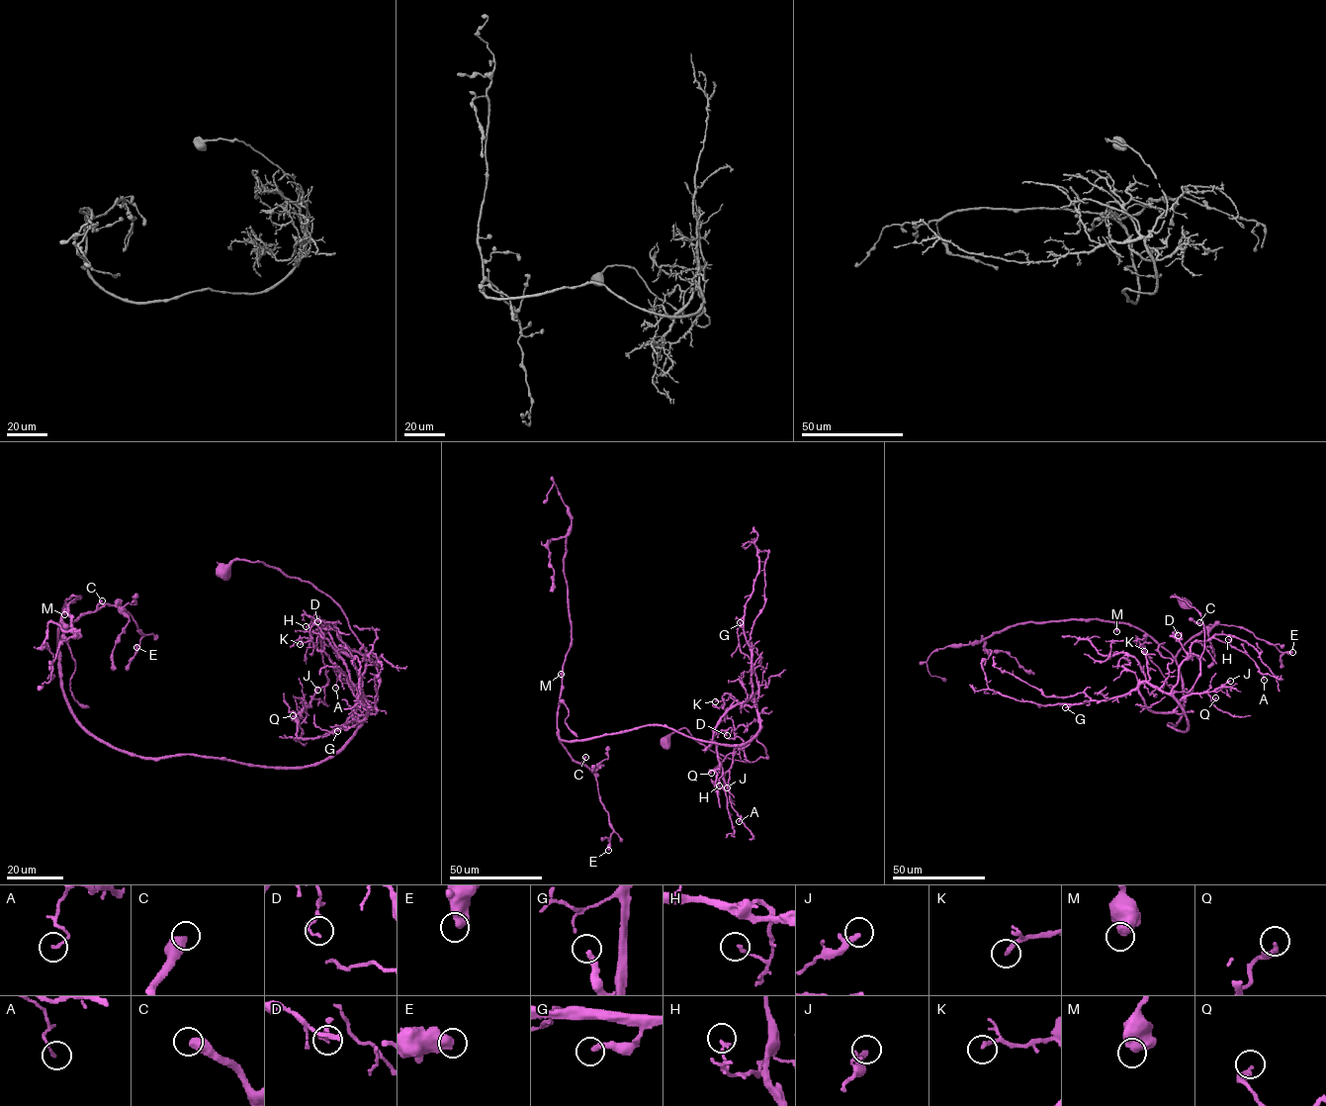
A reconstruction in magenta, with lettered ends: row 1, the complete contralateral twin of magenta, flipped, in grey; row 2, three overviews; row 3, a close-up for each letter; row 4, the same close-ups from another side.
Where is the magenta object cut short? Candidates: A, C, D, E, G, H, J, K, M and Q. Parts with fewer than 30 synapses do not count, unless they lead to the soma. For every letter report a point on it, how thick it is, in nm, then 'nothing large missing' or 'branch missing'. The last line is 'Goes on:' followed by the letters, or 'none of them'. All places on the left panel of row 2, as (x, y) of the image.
A: (335, 688) | 130 nm | nothing large missing
C: (102, 600) | 550 nm | branch missing
D: (317, 621) | 130 nm | nothing large missing
E: (136, 647) | 600 nm | nothing large missing
G: (337, 731) | 280 nm | nothing large missing
H: (306, 626) | 170 nm | nothing large missing
J: (317, 690) | 200 nm | nothing large missing
K: (300, 644) | 200 nm | nothing large missing
M: (64, 614) | 700 nm | nothing large missing
Q: (293, 715) | 280 nm | nothing large missing
Goes on: C

